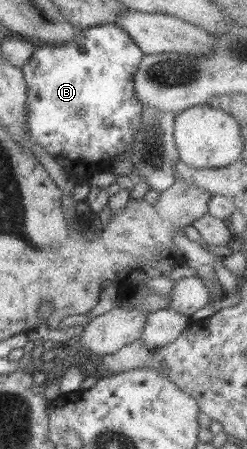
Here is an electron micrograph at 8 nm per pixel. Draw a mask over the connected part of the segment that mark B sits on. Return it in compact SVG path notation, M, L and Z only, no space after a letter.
M115 23L101 24L79 31L77 38L68 44L38 44L36 52L31 59L20 69L27 86L27 103L26 103L26 124L30 130L30 134L37 140L38 146L46 150L63 168L64 172L71 177L77 179L78 176L88 181L97 172L106 172L112 170L112 161L118 154L123 154L129 150L135 135L139 131L140 119L143 115L143 105L136 97L136 88L134 77L139 69L140 63L144 56L142 50L137 46L133 39Z

